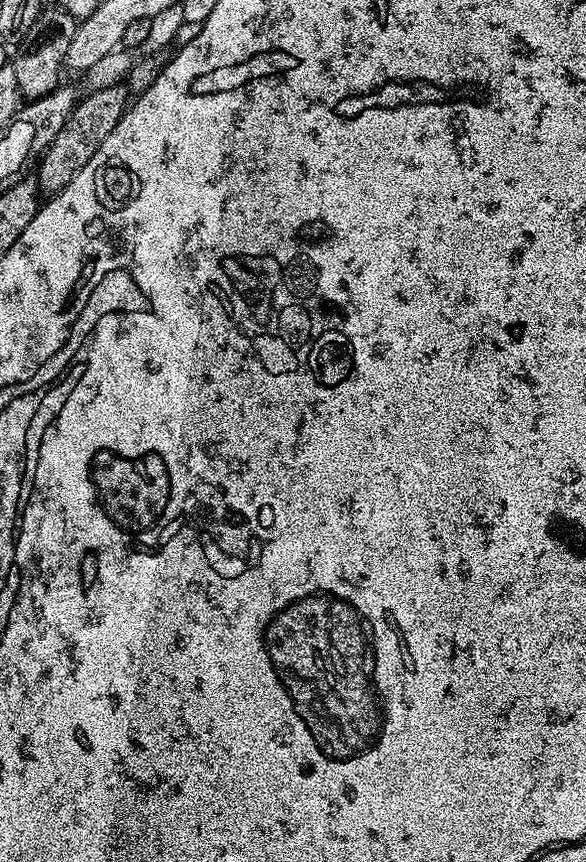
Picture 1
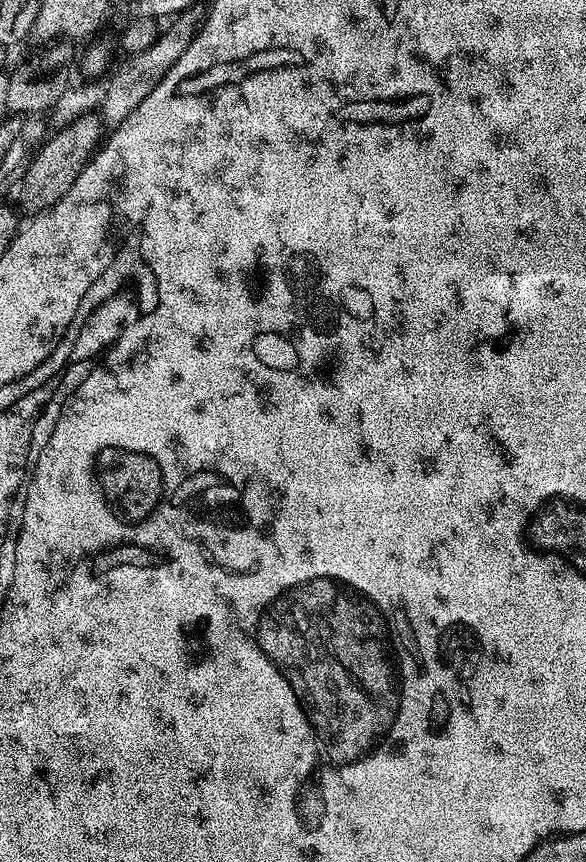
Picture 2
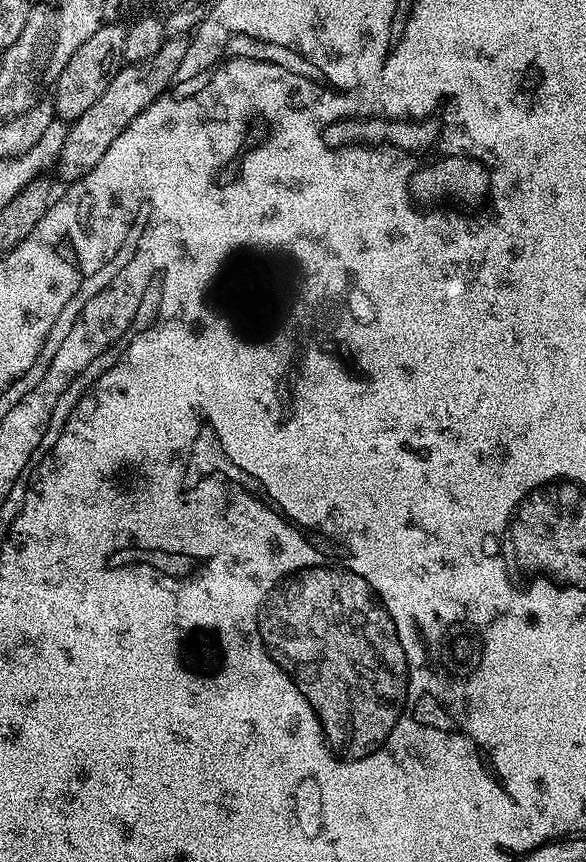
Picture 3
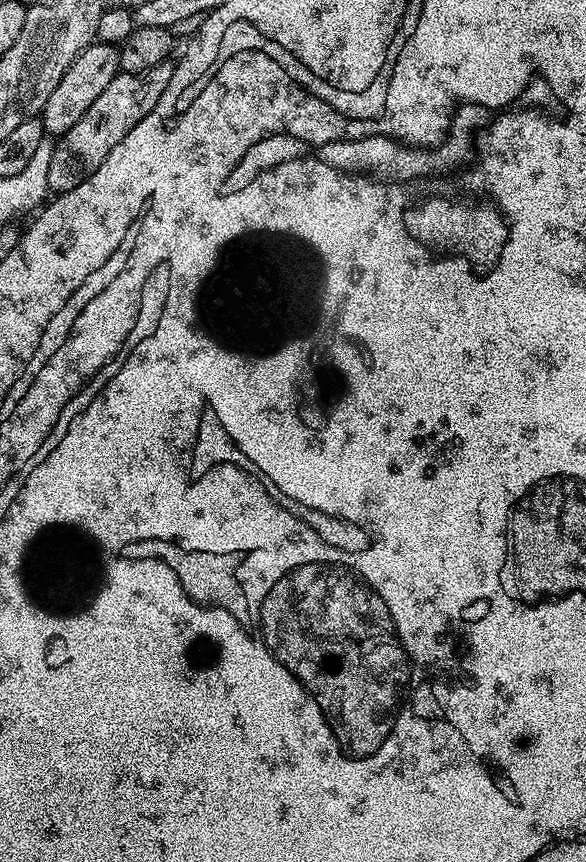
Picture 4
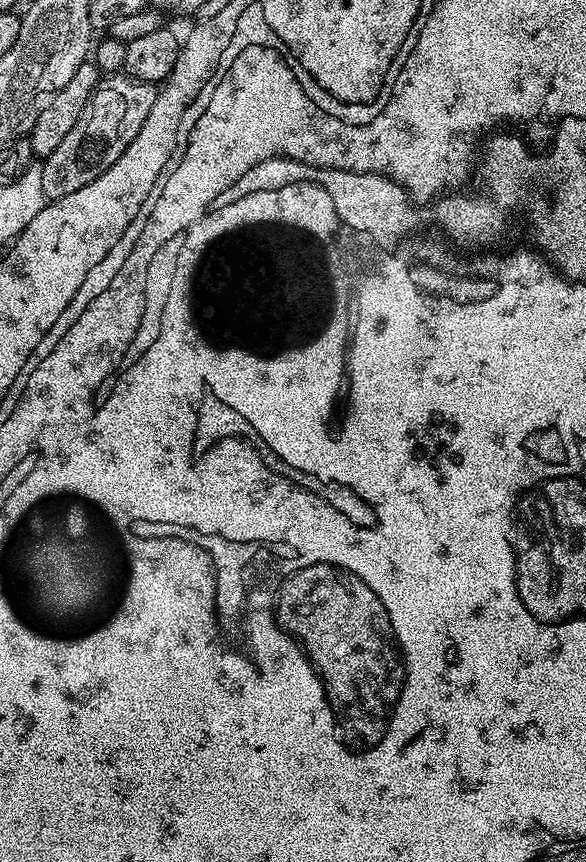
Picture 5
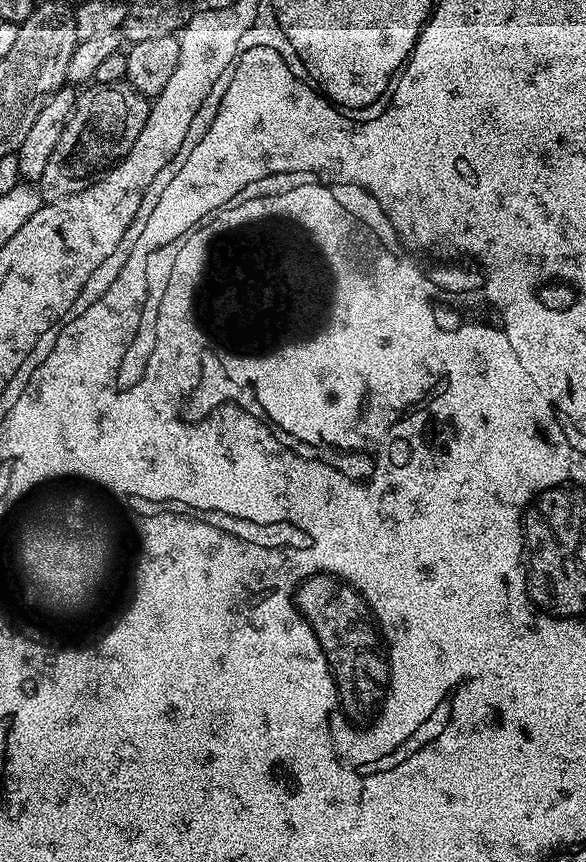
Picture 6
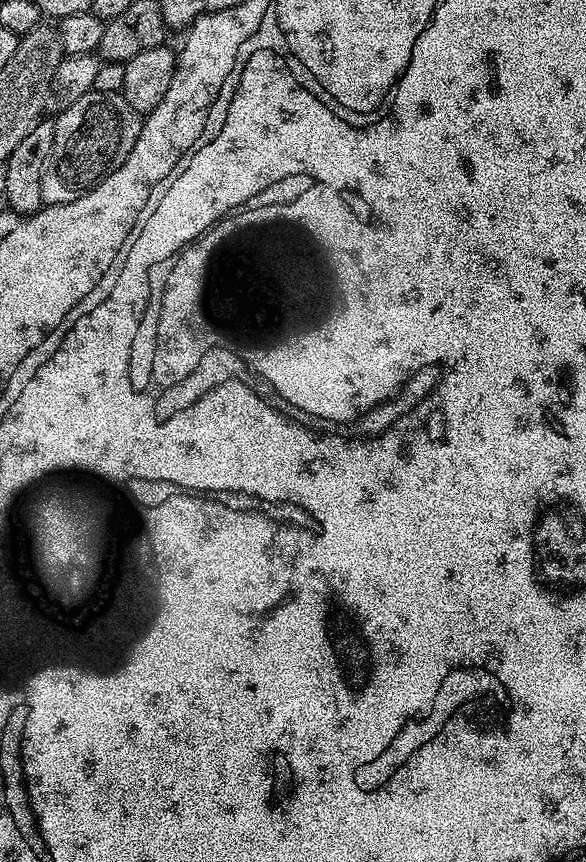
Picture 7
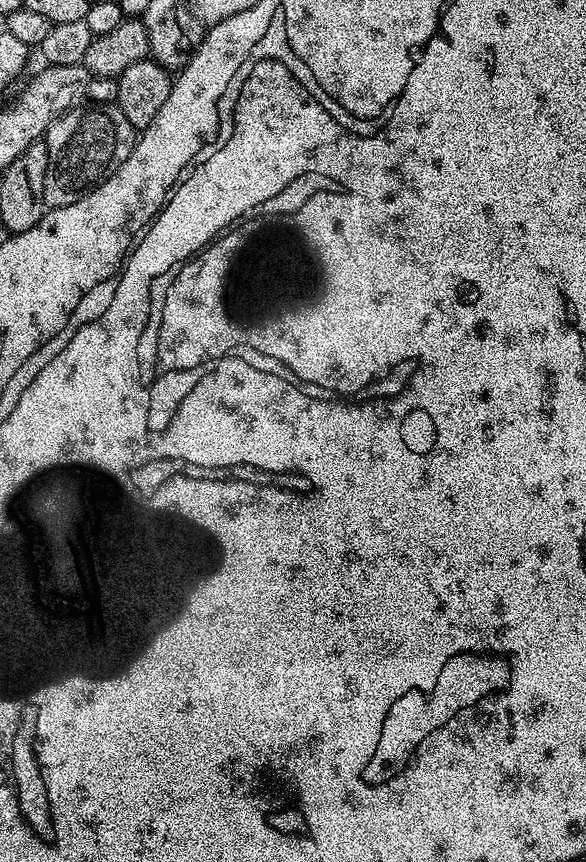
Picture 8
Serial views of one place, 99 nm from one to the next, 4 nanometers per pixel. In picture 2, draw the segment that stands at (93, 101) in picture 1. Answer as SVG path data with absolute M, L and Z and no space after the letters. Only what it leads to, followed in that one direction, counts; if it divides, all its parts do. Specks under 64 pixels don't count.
M89 114L79 116L70 126L57 129L27 161L26 167L22 172L24 185L20 188L20 204L28 211L28 214L43 212L45 208L54 206L74 186L74 178L82 174L82 170L88 165L90 157L102 140L102 120L99 115Z

